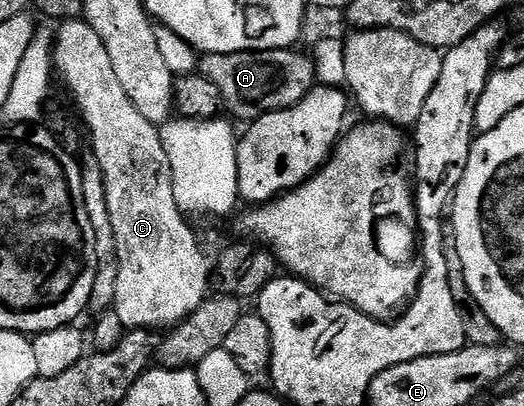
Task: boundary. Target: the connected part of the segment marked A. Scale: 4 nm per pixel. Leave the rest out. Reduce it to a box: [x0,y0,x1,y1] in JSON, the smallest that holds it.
[197,48,317,120]

